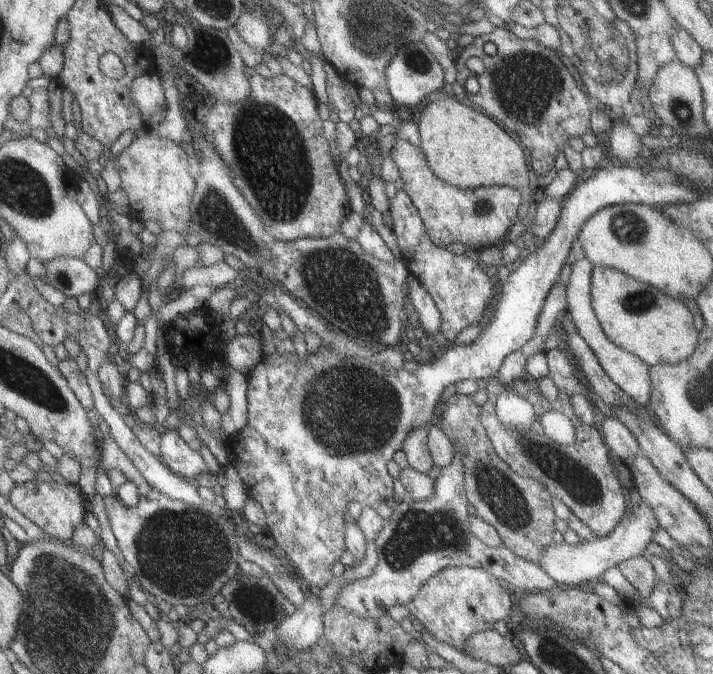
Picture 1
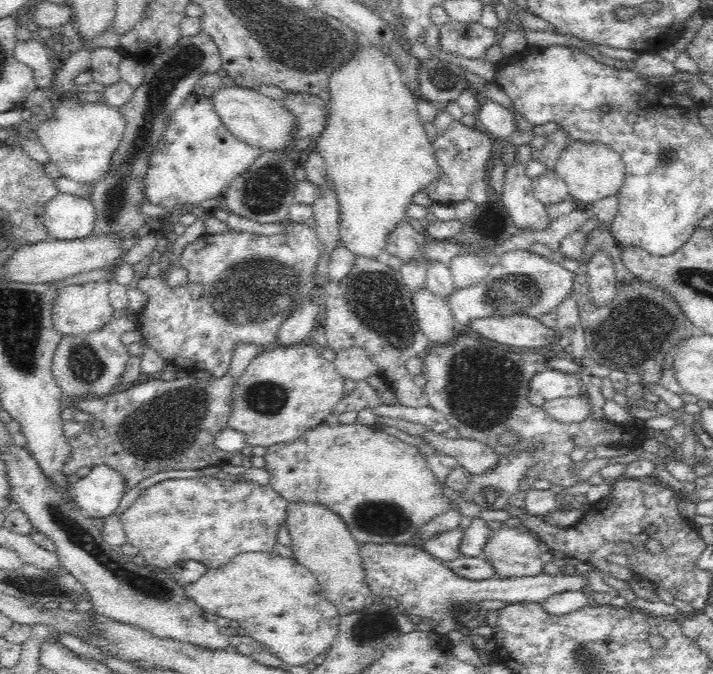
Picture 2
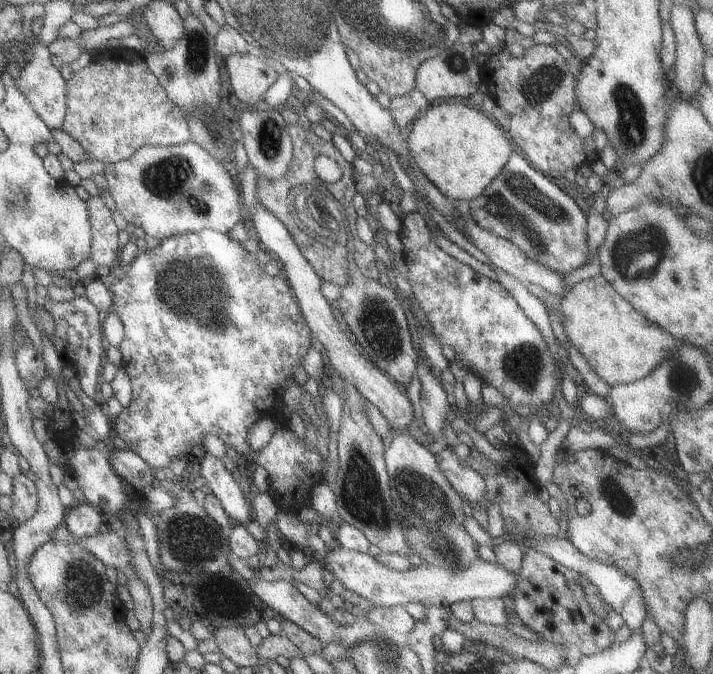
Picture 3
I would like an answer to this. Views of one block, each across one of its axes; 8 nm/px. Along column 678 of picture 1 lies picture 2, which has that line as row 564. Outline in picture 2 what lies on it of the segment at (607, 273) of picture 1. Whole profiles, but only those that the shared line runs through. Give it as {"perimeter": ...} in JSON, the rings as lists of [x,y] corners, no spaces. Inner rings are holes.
{"perimeter":[[[292,500],[287,506],[285,526],[292,537],[291,549],[297,562],[314,574],[323,595],[341,615],[364,610],[376,602],[364,581],[360,545],[341,516],[319,502]]]}

